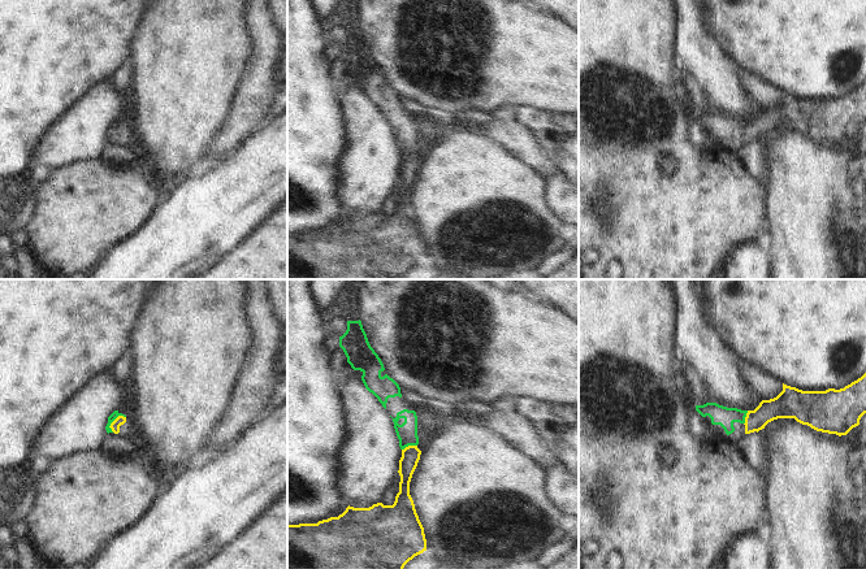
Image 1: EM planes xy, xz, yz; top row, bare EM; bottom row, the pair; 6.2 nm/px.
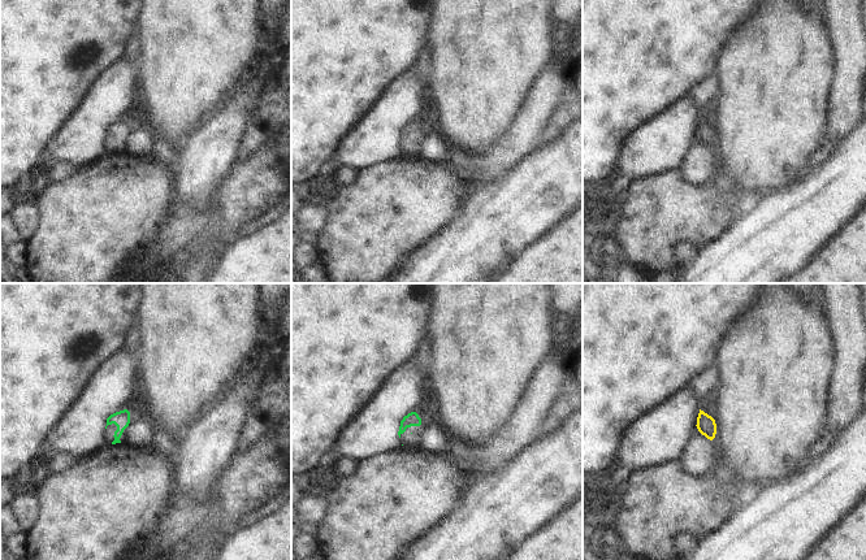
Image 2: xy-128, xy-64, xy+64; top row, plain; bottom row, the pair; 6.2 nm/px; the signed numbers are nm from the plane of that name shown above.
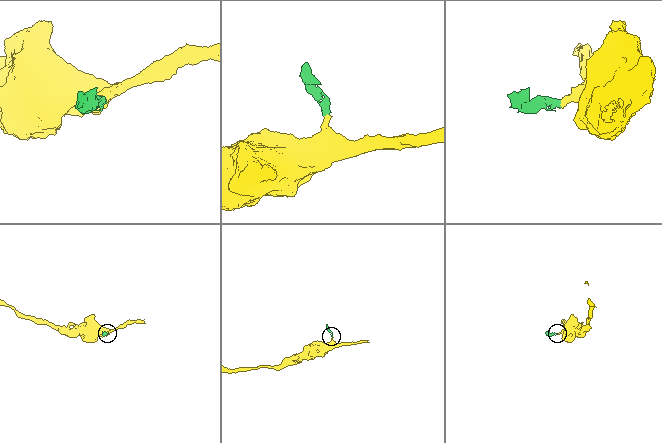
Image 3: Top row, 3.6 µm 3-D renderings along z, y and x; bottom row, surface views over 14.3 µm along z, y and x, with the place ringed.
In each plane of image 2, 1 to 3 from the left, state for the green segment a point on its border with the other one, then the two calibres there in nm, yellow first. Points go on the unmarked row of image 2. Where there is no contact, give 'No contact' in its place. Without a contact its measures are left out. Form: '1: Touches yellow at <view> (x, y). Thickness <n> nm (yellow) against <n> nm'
1: No contact
2: No contact
3: No contact.

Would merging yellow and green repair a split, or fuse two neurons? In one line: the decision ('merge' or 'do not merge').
merge

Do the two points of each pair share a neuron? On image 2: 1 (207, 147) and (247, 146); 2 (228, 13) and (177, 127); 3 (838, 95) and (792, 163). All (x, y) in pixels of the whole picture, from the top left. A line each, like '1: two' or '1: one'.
1: two
2: one
3: two

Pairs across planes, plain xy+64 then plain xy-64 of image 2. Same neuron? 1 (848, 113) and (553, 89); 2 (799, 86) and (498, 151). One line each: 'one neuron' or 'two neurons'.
1: one neuron
2: two neurons

